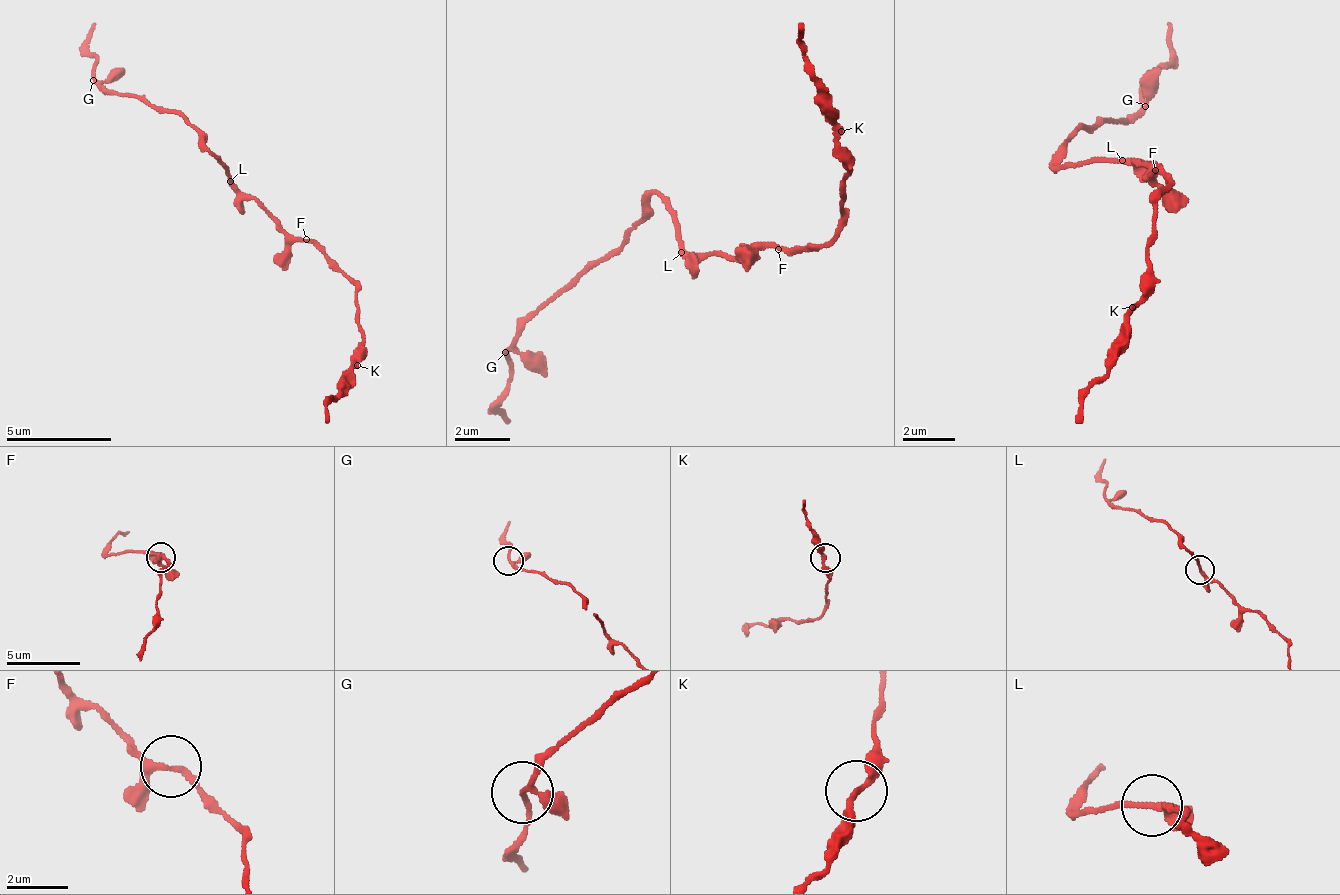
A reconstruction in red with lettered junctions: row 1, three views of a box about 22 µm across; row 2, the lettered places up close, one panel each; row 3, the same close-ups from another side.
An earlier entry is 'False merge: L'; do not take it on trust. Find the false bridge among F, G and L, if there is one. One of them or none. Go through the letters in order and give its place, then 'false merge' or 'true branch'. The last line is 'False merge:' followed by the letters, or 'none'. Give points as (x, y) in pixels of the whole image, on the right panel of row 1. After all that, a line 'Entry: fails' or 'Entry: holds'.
F: at (1155, 170); true branch
G: at (1145, 106); true branch
L: at (1122, 160); true branch
False merge: none
Entry: fails

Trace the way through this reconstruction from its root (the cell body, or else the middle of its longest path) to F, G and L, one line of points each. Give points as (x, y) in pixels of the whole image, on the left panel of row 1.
F: (256, 200), (288, 233), (304, 240)
G: (256, 200), (241, 196), (230, 179), (229, 168), (202, 147), (202, 133), (197, 126), (176, 113), (93, 80)
L: (256, 200), (246, 200), (230, 181)

